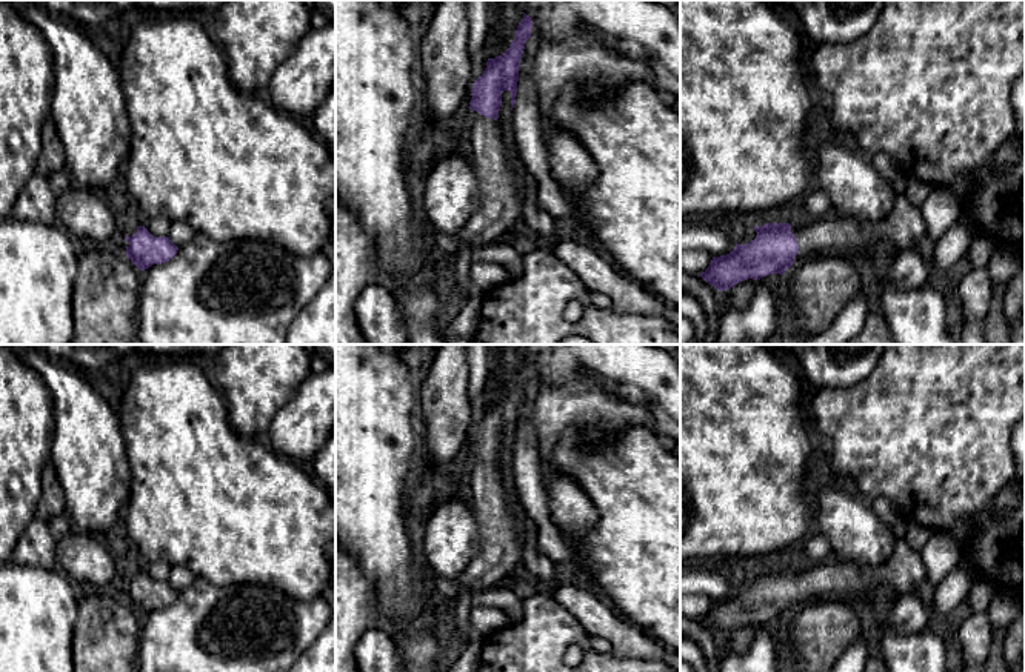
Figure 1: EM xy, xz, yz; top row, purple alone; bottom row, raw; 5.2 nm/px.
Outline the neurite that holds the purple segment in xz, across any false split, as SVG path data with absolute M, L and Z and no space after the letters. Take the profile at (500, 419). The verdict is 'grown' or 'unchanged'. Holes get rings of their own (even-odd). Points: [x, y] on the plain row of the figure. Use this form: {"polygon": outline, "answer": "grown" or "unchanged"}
{"polygon": "M523 357L509 392L502 400L488 403L483 418L472 427L465 484L479 524L479 552L456 584L457 589L466 587L474 597L519 572L517 523L506 501L497 463L503 435L511 437L511 454L514 452L519 411L531 372L533 364Z", "answer": "grown"}

